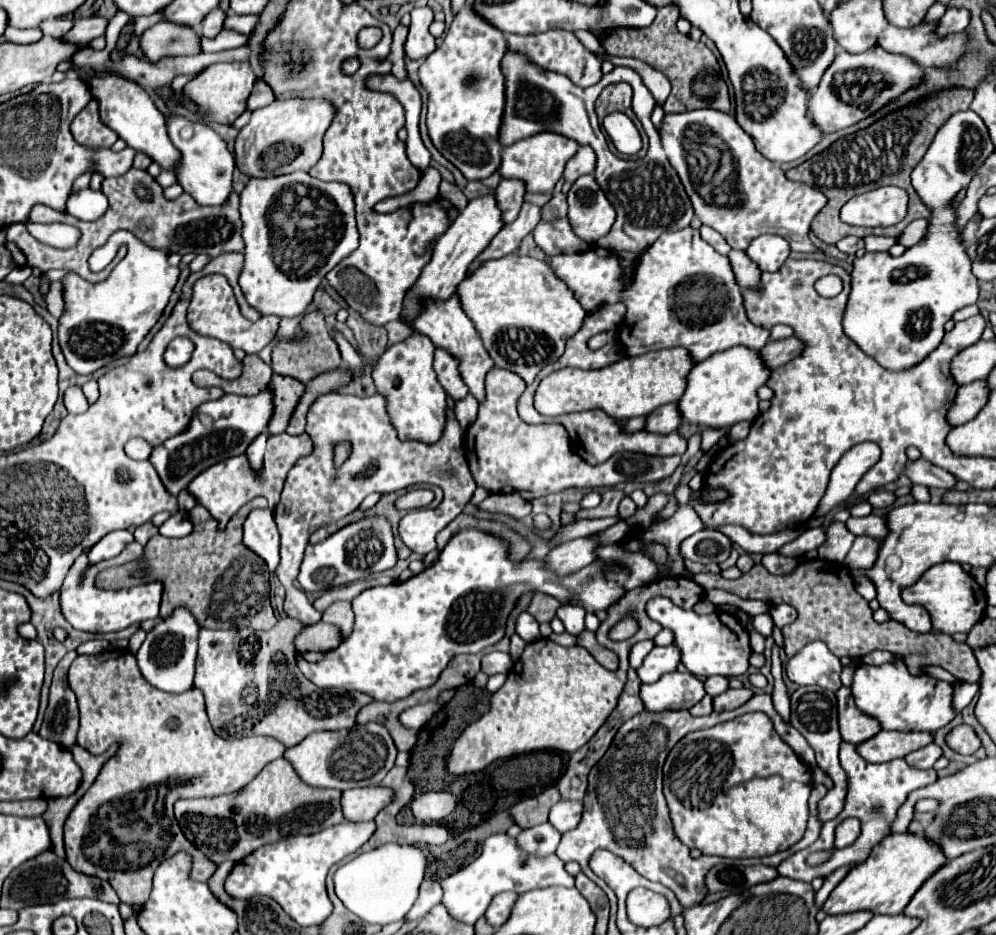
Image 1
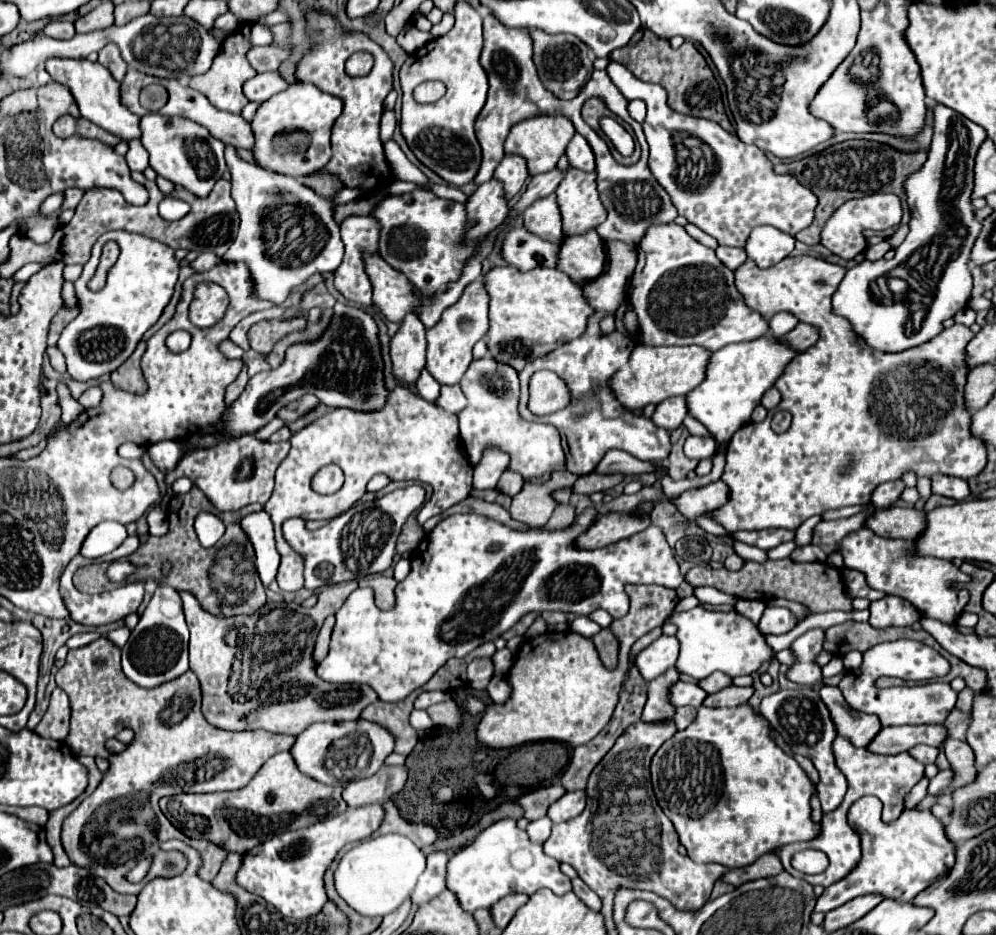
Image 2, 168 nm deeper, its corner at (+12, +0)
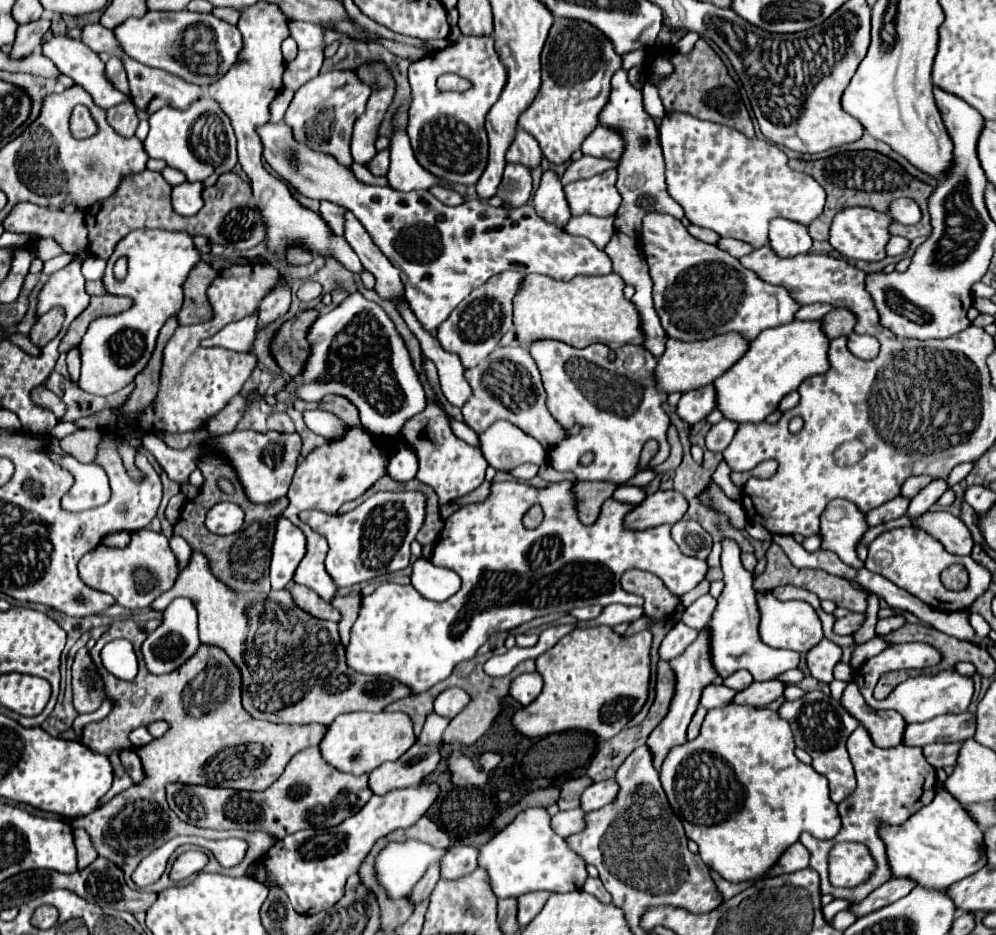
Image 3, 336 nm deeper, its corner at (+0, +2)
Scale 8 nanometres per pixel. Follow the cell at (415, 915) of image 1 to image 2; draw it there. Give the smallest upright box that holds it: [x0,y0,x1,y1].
[411,851,449,905]

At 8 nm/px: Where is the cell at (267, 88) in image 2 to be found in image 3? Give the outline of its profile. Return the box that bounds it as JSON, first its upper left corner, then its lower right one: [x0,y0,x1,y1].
[283,21,323,91]

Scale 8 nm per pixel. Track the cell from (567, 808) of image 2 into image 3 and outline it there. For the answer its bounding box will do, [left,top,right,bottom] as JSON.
[581,779,617,811]

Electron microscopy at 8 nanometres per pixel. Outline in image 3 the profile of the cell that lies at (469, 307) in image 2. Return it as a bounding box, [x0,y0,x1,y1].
[437,271,523,369]

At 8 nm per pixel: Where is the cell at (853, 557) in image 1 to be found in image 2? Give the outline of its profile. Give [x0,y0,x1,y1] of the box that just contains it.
[841,527,971,623]

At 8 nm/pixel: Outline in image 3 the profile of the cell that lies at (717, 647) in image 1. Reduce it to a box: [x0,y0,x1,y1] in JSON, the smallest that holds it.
[707,539,799,681]

